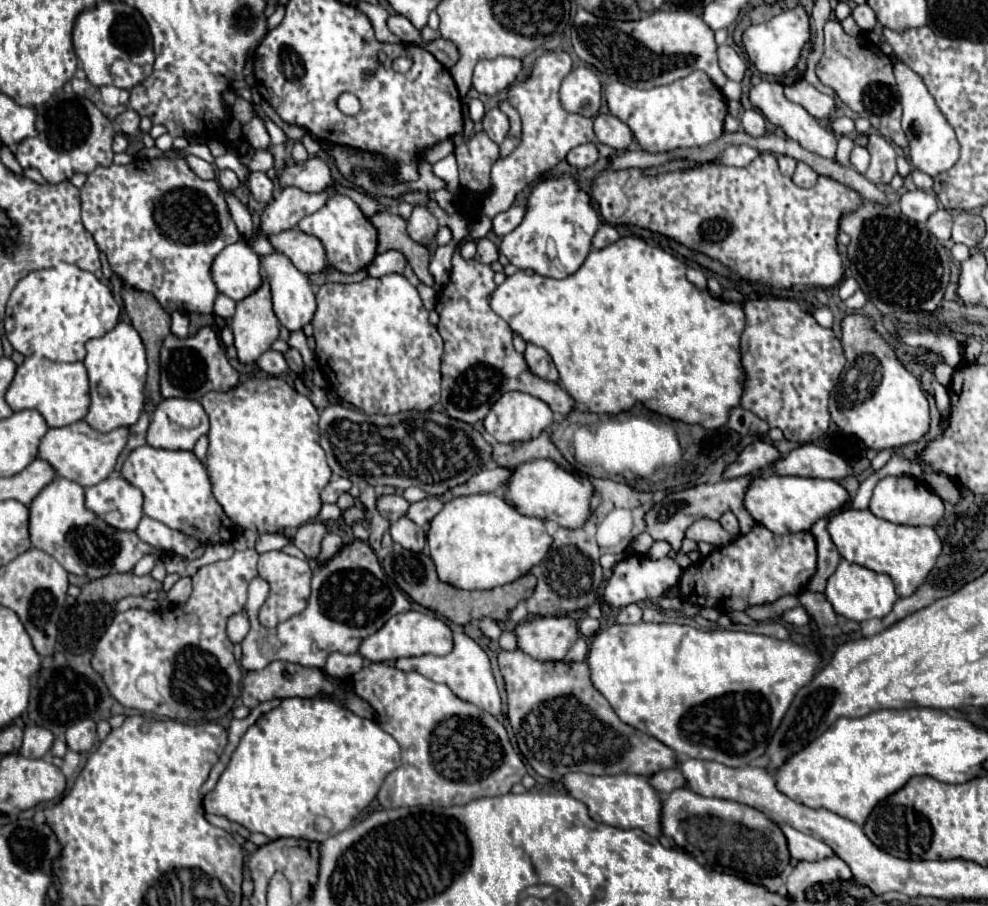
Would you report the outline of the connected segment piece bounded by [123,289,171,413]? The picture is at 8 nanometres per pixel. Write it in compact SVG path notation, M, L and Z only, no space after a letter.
M125 289L123 291L123 301L125 301L125 311L131 317L133 327L137 329L137 333L141 335L145 349L147 349L147 363L149 363L149 371L147 371L147 385L145 385L145 411L153 413L155 407L161 403L161 391L159 391L159 351L161 351L161 343L165 339L165 335L169 335L169 325L171 325L171 317L169 313L155 301L153 295L143 293L143 291L135 291L135 289Z

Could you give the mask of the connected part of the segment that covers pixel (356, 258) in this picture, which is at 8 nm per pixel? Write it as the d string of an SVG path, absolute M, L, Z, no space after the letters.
M335 195L329 199L327 207L319 209L313 215L307 215L301 219L299 229L315 235L323 245L327 245L327 261L331 267L343 271L343 273L355 273L365 269L377 249L377 231L369 223L369 219L363 215L363 211L357 207L355 201L351 201L347 195Z

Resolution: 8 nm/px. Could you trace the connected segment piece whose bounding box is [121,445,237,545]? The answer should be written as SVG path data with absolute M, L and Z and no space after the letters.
M143 445L129 453L129 457L123 463L121 475L131 485L143 491L145 515L161 521L169 529L181 531L203 545L205 543L215 545L215 543L231 541L235 537L237 527L235 523L229 521L229 517L213 497L205 463L197 459L193 451L169 451L169 449L155 449L151 445Z

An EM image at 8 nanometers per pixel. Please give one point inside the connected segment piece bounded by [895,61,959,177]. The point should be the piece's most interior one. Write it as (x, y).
(933, 147)

